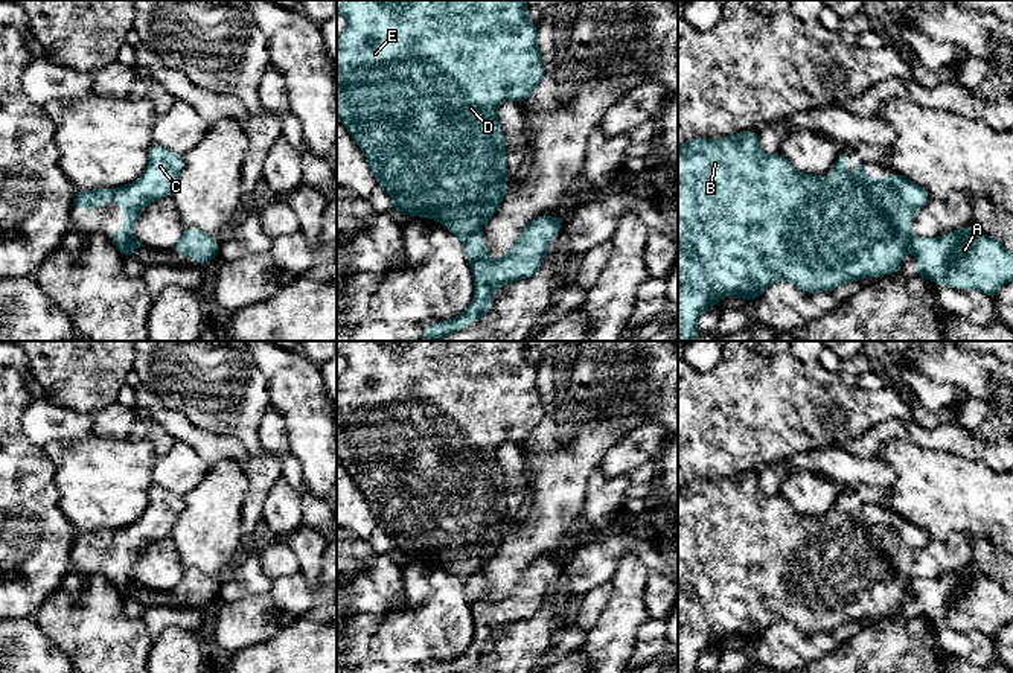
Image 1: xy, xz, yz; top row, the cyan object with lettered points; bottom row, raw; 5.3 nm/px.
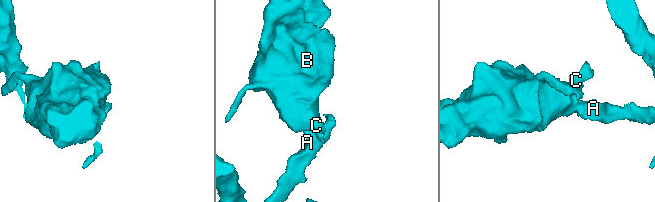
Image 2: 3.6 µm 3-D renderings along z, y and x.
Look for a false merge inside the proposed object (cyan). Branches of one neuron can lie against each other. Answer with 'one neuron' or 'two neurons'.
two neurons

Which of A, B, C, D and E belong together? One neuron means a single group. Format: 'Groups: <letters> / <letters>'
Groups: A / B C D E

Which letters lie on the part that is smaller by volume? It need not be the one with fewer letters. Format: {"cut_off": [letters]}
{"cut_off": ["B", "C", "D", "E"]}

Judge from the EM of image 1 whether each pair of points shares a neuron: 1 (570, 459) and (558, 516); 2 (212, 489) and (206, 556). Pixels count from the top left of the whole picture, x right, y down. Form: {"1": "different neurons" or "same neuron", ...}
{"1": "same neuron", "2": "same neuron"}

